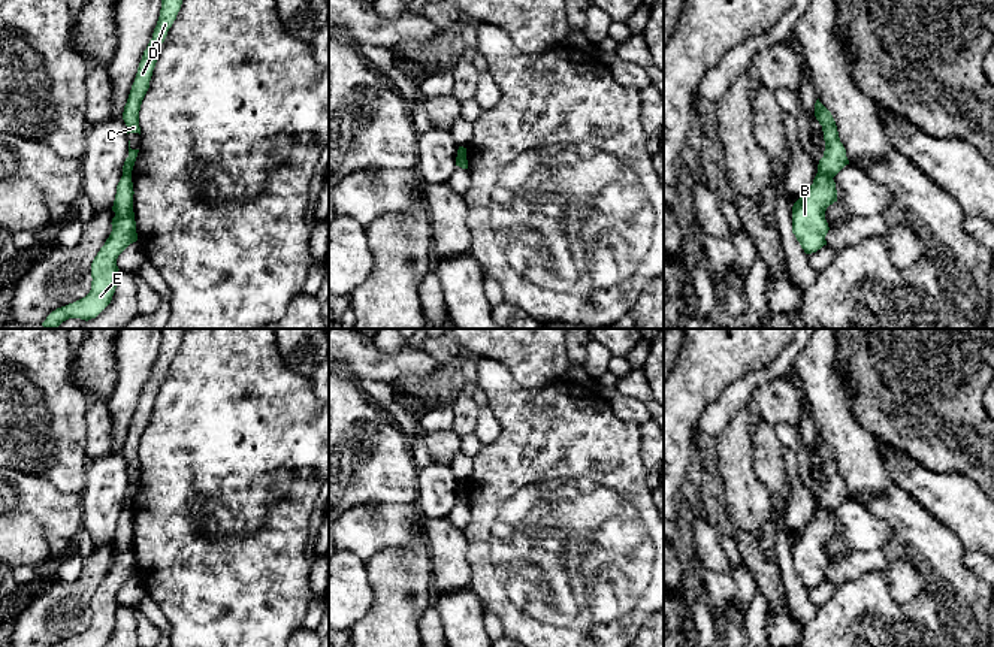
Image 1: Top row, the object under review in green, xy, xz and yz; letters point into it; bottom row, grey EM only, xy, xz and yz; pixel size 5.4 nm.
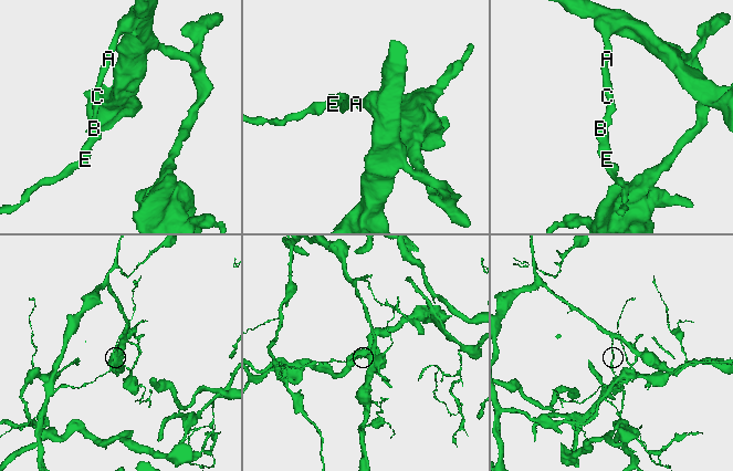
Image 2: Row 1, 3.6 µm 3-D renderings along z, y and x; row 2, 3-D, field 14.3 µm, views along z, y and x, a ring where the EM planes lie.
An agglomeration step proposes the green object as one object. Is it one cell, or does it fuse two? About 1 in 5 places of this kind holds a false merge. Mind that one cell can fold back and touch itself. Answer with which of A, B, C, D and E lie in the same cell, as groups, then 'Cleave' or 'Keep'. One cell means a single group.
Groups: A C D / B E. Cleave

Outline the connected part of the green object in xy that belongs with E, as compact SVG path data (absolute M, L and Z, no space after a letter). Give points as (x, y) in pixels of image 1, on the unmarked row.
M123 508L114 535L112 566L91 598L90 628L52 647L102 647L112 635L117 623L118 590L138 575L136 556L133 547L133 517L132 508Z

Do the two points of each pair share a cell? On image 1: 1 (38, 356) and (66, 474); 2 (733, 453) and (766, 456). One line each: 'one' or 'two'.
1: one
2: two

